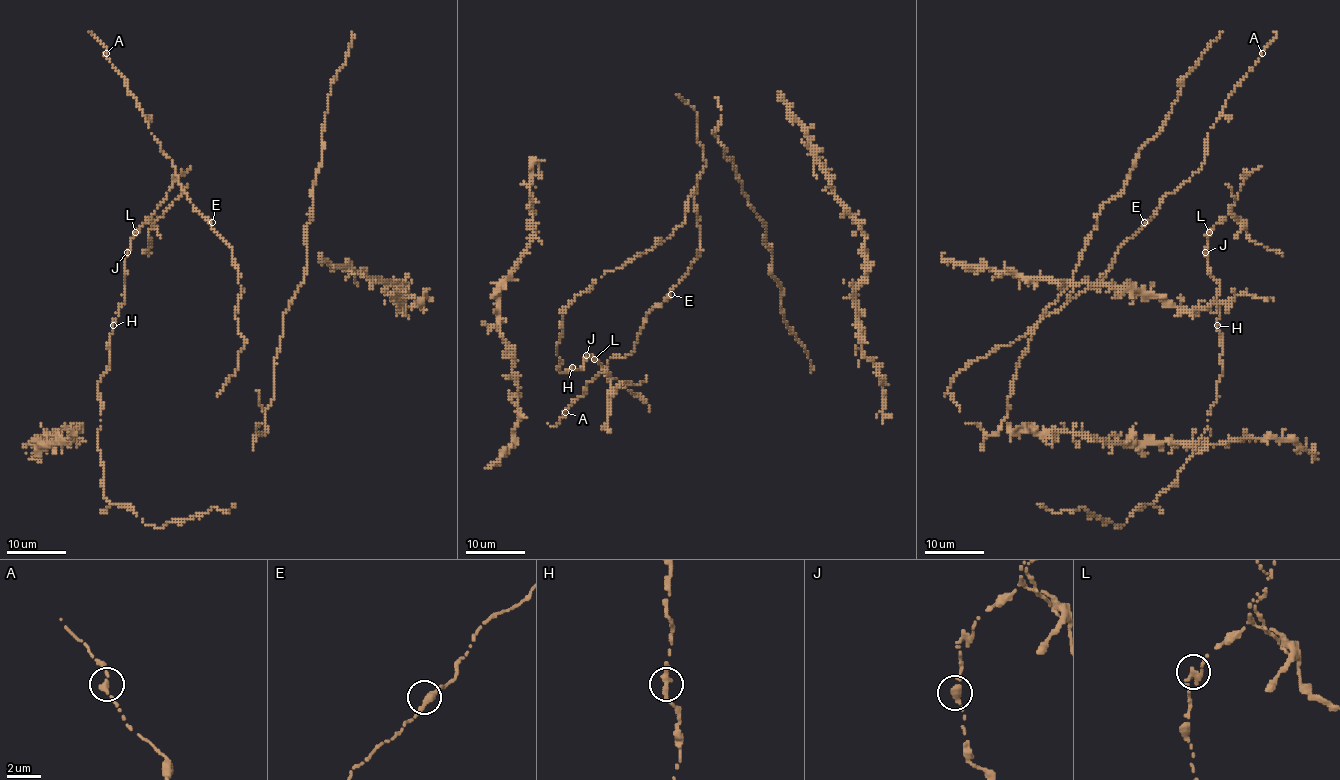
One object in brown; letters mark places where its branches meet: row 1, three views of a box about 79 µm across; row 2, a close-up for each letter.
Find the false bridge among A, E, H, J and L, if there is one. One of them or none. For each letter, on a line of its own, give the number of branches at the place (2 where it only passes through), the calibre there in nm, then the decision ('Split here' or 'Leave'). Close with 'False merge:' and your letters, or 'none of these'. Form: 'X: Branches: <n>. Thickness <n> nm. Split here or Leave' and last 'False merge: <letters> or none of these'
A: Branches: 2. Thickness 280 nm. Leave
E: Branches: 2. Thickness 320 nm. Leave
H: Branches: 2. Thickness 300 nm. Leave
J: Branches: 2. Thickness 300 nm. Leave
L: Branches: 2. Thickness 300 nm. Split here
False merge: L

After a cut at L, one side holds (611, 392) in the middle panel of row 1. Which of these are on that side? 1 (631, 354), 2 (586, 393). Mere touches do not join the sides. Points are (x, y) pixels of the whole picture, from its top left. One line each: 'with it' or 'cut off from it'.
1: cut off from it
2: cut off from it

